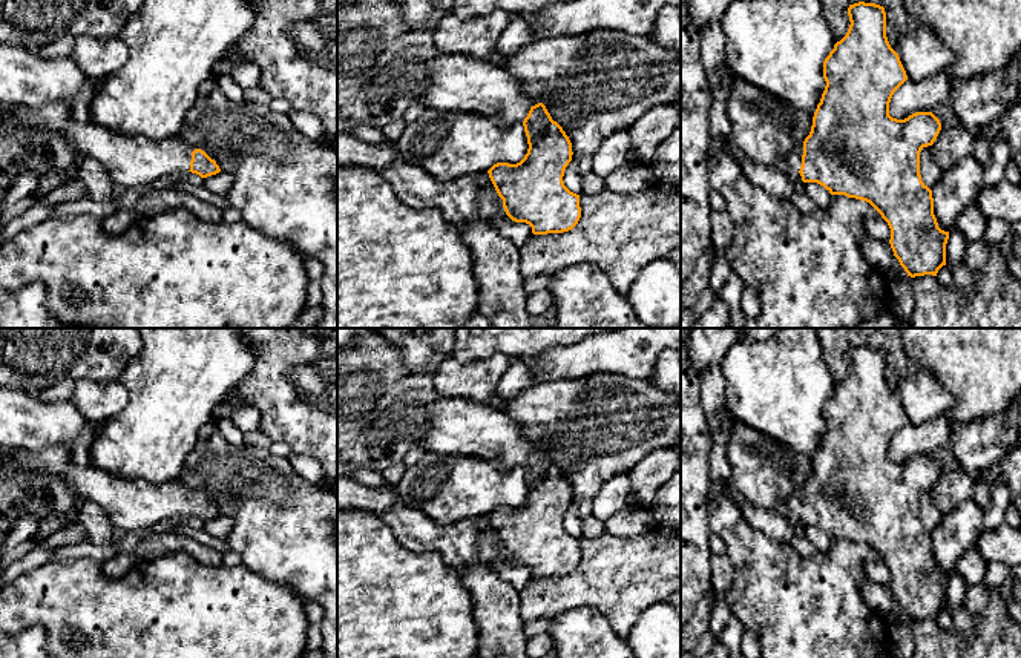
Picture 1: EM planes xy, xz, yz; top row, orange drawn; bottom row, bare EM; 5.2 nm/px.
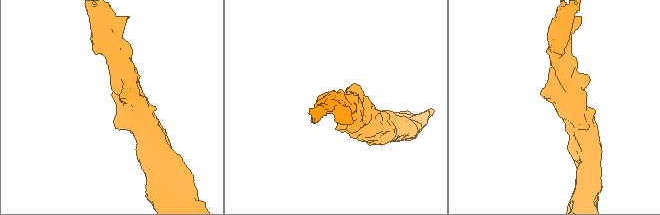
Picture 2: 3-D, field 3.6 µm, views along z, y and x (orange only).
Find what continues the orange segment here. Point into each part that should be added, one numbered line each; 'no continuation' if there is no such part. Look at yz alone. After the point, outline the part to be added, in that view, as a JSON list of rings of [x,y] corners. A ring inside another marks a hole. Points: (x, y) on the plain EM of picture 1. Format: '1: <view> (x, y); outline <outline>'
1: yz (794, 502); outline [[[803,486],[796,489],[790,498],[786,500],[786,505],[791,511],[791,514],[796,514],[799,515],[800,514],[800,509],[802,509],[802,498],[803,498]]]

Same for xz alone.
1: xz (456, 427); outline [[[438,397],[426,405],[392,403],[386,411],[374,414],[373,429],[394,436],[408,434],[426,452],[463,454],[497,462],[503,469],[523,466],[533,445],[495,403],[478,403],[461,399]]]

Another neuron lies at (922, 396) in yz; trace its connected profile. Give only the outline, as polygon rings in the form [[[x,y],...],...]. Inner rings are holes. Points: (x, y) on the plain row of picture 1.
[[[918,370],[892,391],[909,425],[921,425],[954,406],[952,394],[927,371]]]

